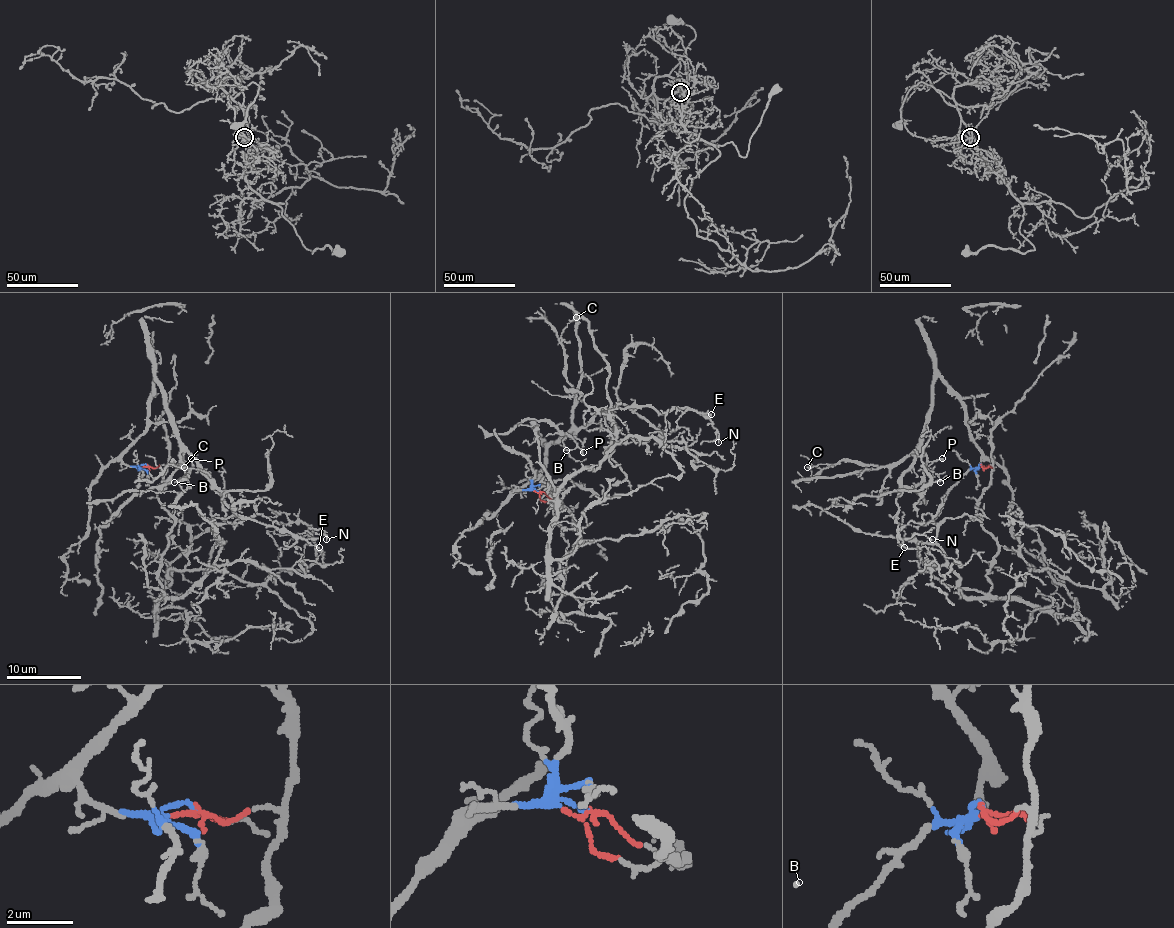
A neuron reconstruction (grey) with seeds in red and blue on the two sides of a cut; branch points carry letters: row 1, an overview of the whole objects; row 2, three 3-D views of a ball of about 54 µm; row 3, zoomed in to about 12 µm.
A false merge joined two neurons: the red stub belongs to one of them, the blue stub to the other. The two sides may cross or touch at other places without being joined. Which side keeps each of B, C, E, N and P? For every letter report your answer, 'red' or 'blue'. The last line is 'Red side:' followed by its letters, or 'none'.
B: blue
C: blue
E: blue
N: blue
P: blue
Red side: none

